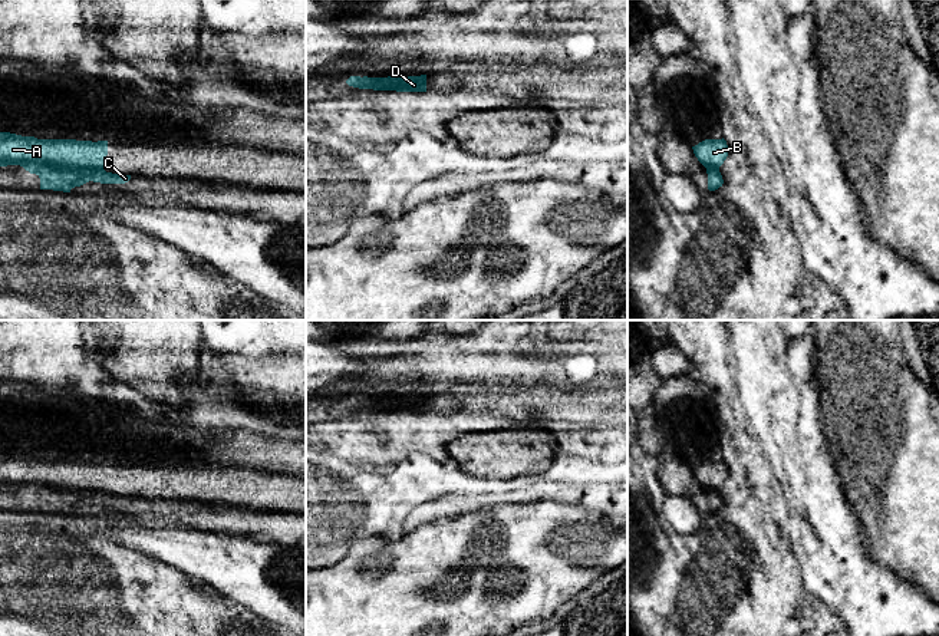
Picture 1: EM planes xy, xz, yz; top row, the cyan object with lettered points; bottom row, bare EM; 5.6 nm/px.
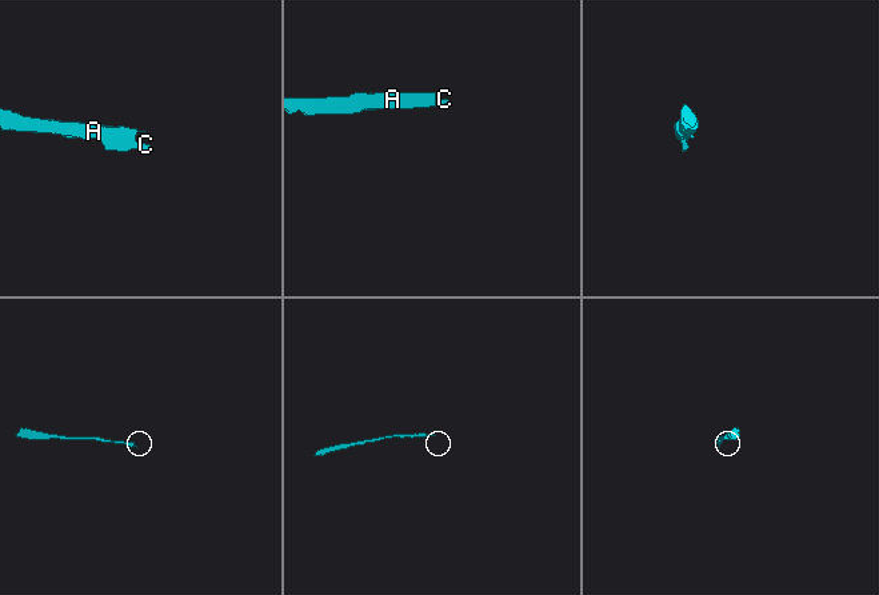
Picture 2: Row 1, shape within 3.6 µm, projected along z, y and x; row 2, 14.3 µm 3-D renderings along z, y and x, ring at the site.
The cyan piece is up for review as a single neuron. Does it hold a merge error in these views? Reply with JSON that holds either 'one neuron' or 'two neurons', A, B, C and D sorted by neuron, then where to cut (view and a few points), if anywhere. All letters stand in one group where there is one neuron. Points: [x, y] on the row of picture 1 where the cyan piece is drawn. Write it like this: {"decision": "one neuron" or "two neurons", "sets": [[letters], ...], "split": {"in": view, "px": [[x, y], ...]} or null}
{"decision": "two neurons", "sets": [["A", "B", "D"], ["C"]], "split": {"in": "xy", "px": [[23, 167], [45, 164], [104, 171]]}}

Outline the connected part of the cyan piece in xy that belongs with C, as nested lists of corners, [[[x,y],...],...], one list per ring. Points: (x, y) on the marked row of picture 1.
[[[30,164],[24,167],[30,174],[40,178],[40,190],[53,190],[70,192],[72,188],[80,187],[89,181],[101,184],[125,184],[131,175],[118,175],[96,169],[63,169],[43,164]]]

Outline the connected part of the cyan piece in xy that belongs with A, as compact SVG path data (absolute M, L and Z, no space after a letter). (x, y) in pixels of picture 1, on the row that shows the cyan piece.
M0 132L0 167L43 164L63 169L105 171L108 141L37 139Z

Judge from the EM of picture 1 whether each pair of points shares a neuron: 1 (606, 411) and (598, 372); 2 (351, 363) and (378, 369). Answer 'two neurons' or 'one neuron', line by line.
1: two neurons
2: two neurons

